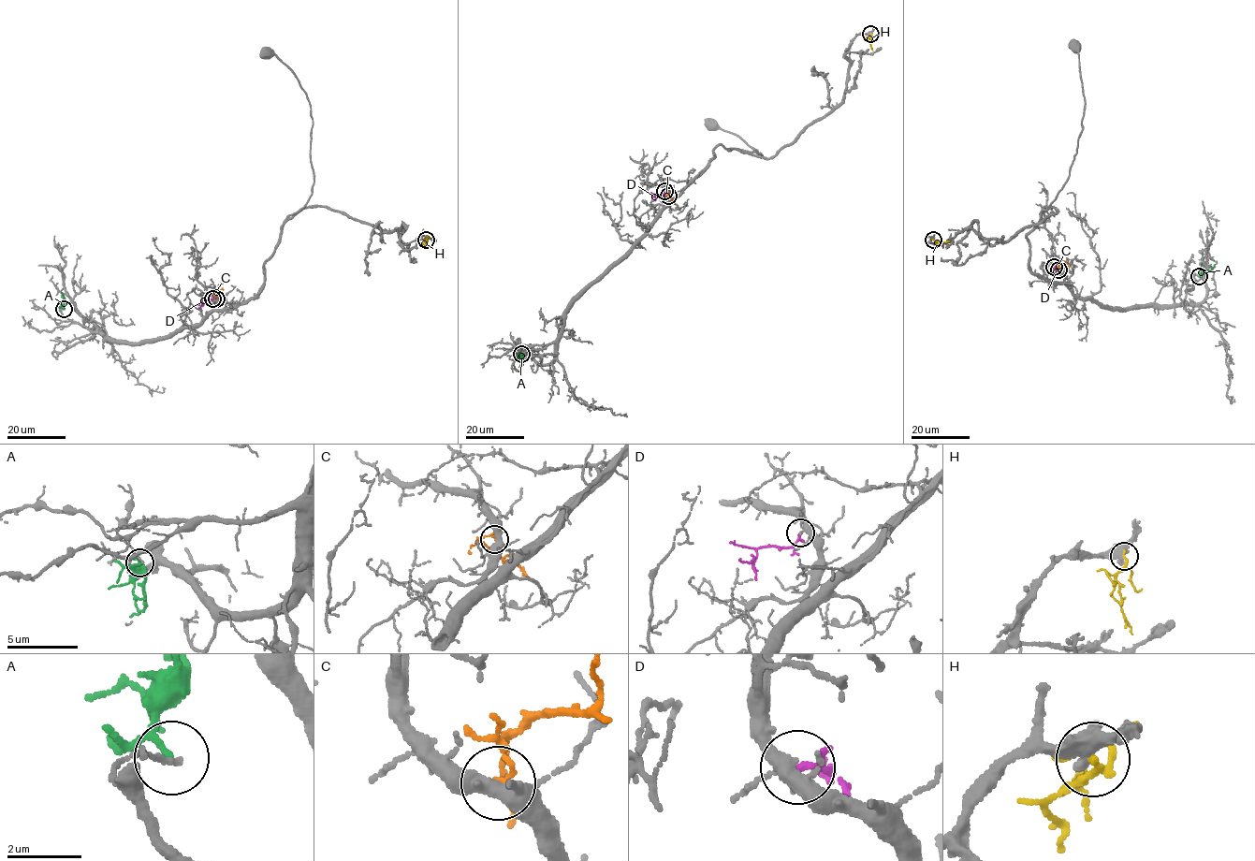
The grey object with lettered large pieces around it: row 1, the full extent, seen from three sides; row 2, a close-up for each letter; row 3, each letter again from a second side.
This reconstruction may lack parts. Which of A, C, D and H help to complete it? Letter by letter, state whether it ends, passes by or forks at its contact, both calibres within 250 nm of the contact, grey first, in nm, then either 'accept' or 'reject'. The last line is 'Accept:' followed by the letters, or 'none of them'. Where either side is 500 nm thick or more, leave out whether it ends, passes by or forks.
A: it passes by; 130 nm thick on the grey side, 130 nm on the other; reject
C: it ends there; 400 nm thick on the grey side, 130 nm on the other; reject
D: it passes by; 340 nm thick on the grey side, 120 nm on the other; accept
H: it passes by; 480 nm thick on the grey side, 140 nm on the other; reject
Accept: D

